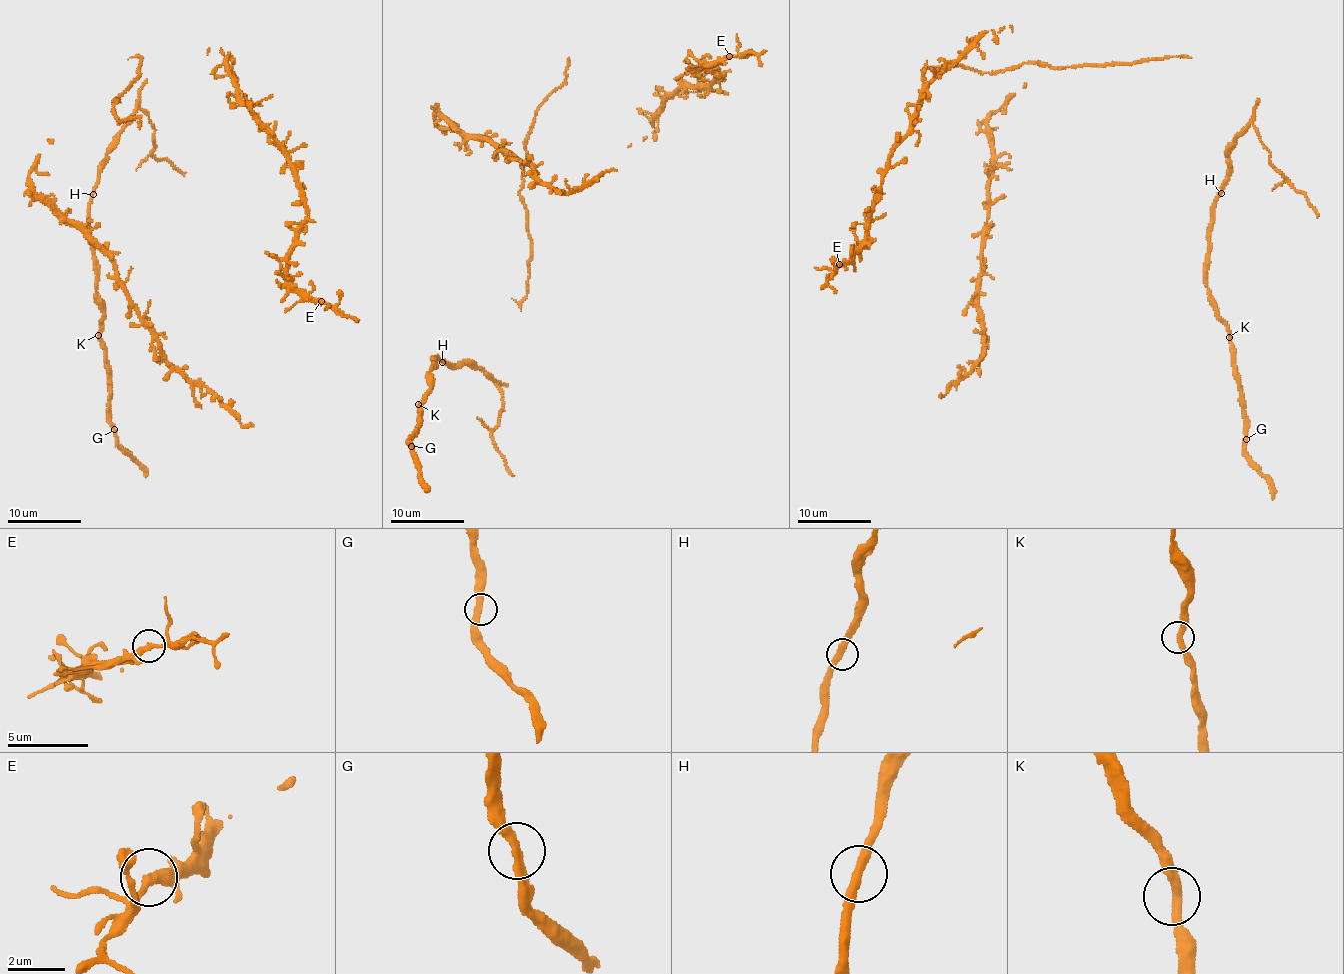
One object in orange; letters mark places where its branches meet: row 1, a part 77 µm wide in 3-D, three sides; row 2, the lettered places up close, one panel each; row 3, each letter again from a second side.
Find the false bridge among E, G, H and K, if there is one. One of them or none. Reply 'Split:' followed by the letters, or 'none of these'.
Split: none of these

